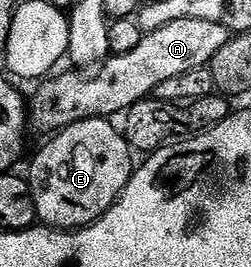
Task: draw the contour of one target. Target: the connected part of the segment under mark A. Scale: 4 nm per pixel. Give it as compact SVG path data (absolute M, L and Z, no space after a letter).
M173 20L173 24L165 24L165 28L144 34L141 44L137 44L133 52L108 57L92 73L96 73L92 78L86 78L83 72L71 72L75 74L63 74L56 82L44 81L35 99L29 102L30 129L42 136L51 136L86 118L110 119L111 114L122 115L142 98L152 97L157 84L164 80L181 76L181 72L193 72L193 68L210 67L213 56L225 48L232 36L231 31L223 27L222 21Z

